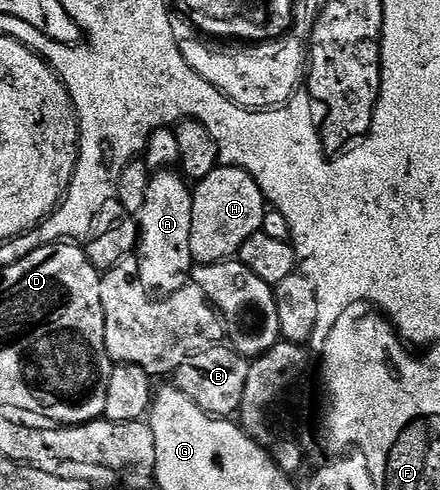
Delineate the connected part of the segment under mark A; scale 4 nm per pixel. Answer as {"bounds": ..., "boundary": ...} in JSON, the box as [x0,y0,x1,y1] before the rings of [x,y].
{"bounds":[136,169,195,296],"boundary":[[[159,169],[151,173],[148,192],[144,192],[144,208],[136,216],[140,231],[138,281],[151,292],[165,296],[183,285],[182,278],[195,265],[192,256],[192,200],[187,179],[177,169]]]}

